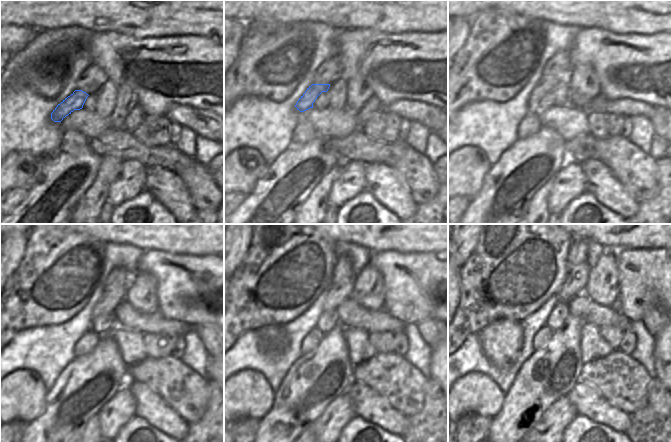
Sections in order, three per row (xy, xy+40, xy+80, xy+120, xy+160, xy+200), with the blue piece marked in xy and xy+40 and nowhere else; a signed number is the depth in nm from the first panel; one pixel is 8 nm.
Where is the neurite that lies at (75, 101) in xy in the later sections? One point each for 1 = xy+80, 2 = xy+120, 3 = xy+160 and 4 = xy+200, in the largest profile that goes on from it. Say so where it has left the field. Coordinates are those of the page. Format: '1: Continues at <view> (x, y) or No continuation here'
1: Continues at xy+80 (545, 85)
2: Continues at xy+120 (116, 292)
3: Continues at xy+160 (340, 292)
4: Continues at xy+200 (575, 284).

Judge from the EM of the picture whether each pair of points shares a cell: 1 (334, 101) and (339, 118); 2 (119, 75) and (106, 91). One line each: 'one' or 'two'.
1: two
2: two

